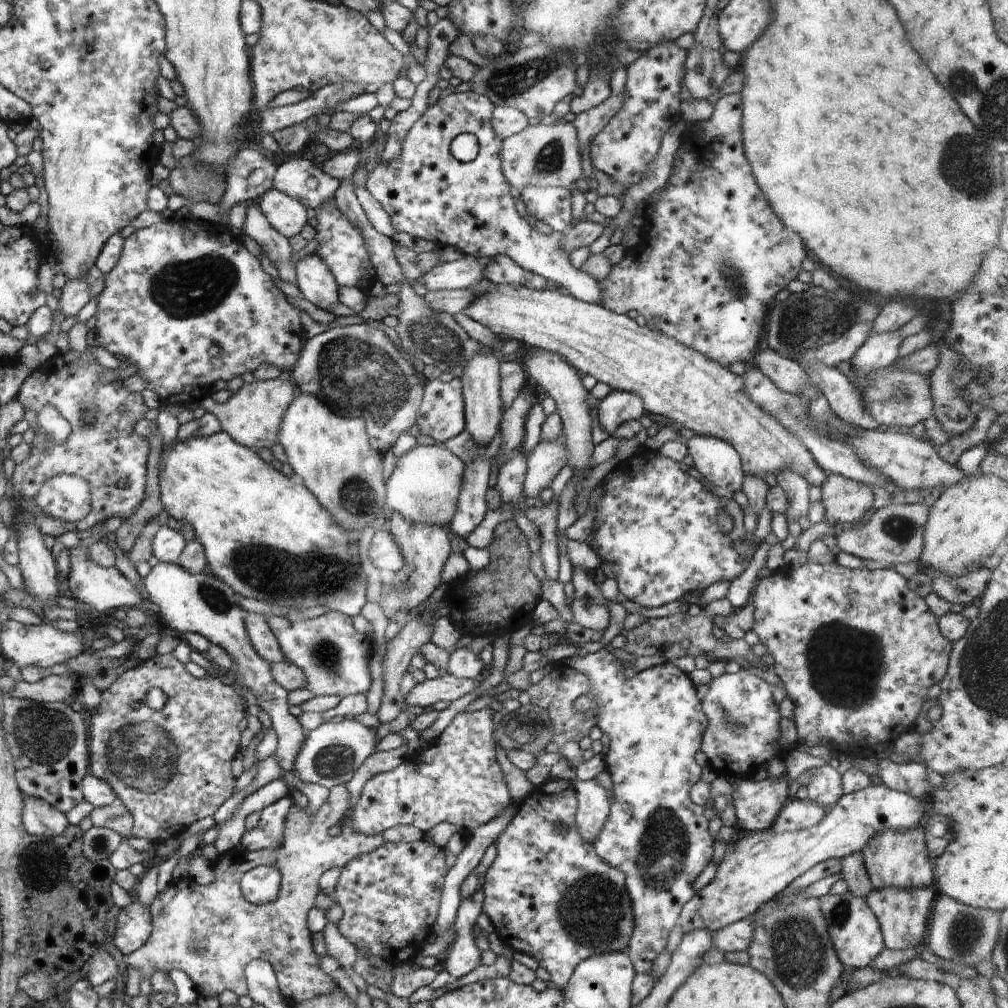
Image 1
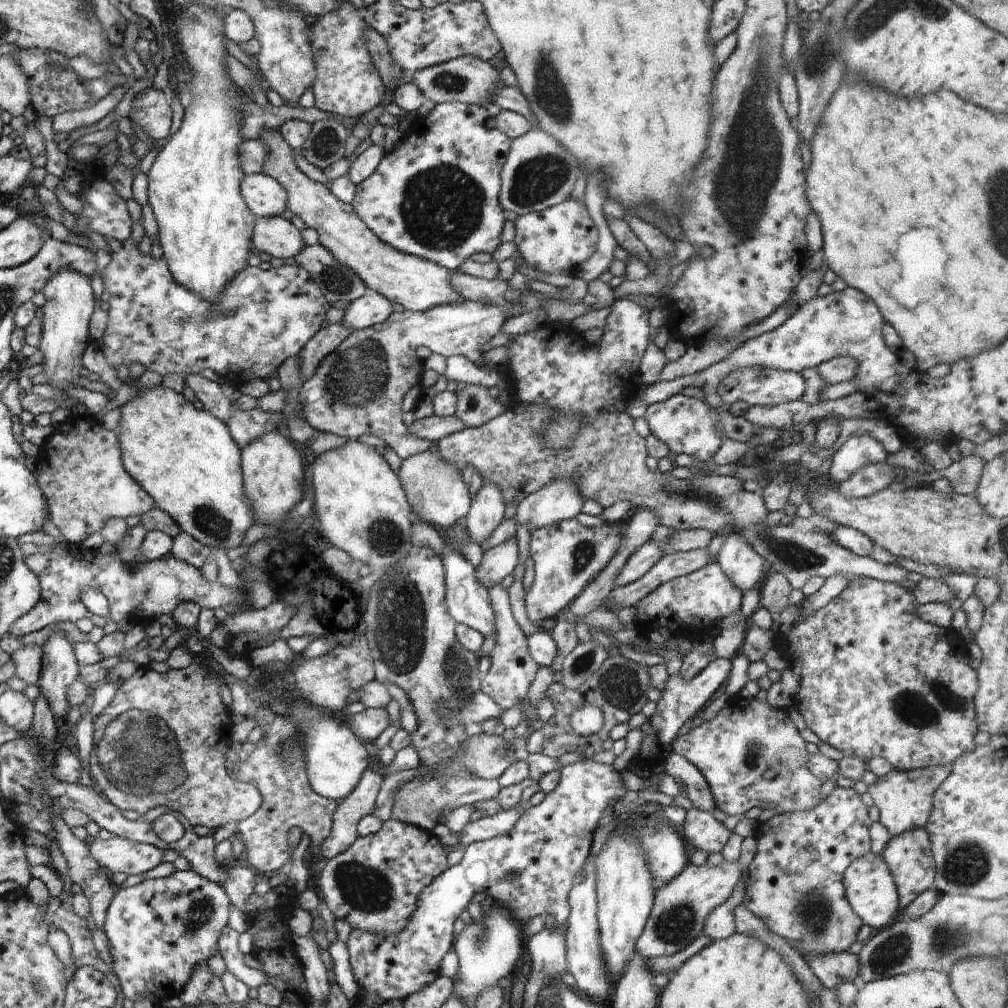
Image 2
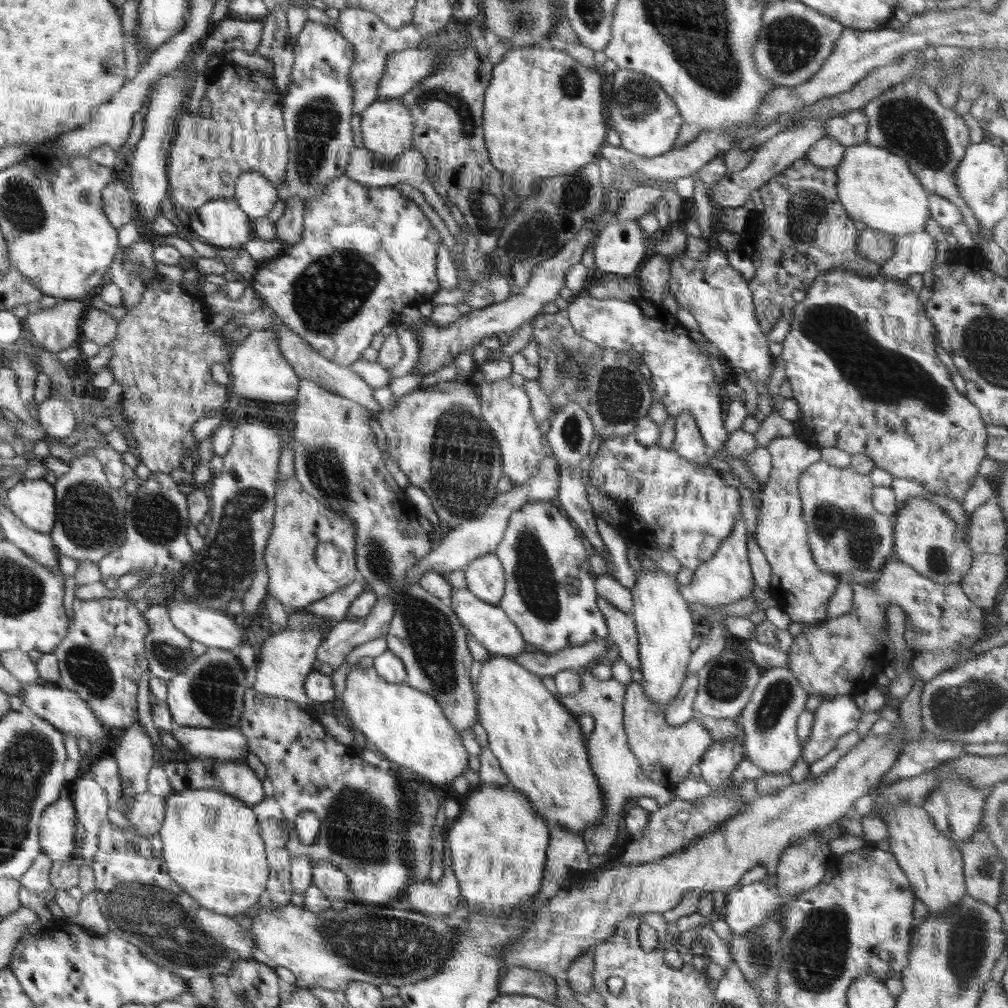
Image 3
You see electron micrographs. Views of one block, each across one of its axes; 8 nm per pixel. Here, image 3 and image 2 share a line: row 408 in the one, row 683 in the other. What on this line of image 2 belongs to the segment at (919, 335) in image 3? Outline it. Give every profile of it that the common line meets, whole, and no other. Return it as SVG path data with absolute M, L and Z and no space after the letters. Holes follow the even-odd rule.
M864 578L854 580L838 595L835 596L824 608L811 615L802 616L788 634L790 654L794 660L802 662L800 674L800 690L795 697L793 708L804 718L806 726L817 742L822 742L842 751L844 755L854 755L868 762L874 757L884 757L894 769L909 771L920 767L942 766L952 764L962 754L970 754L975 748L975 734L977 729L977 716L975 715L974 697L979 682L977 670L972 669L966 657L964 640L956 634L956 646L948 640L948 629L937 627L935 624L924 622L917 615L917 606L911 588L903 588L898 583L885 583L876 579Z

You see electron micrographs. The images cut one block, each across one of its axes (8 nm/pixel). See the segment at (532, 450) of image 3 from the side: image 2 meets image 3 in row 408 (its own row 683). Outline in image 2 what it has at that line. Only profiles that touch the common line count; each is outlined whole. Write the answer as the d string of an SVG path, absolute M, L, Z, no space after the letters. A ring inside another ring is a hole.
M493 586L489 591L490 602L495 614L496 632L495 647L489 654L491 666L481 677L481 691L492 697L494 702L503 706L504 710L520 705L527 697L529 686L540 668L533 661L529 653L529 646L525 634L513 617L509 603L509 594L500 586Z

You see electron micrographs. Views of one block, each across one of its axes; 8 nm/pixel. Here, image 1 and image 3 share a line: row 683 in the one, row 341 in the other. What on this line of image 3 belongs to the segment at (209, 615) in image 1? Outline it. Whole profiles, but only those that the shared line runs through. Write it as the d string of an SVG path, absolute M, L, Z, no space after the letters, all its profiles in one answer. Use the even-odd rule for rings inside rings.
M252 330L250 335L232 351L228 370L231 377L229 392L232 399L246 397L288 404L295 401L298 396L300 377L280 352L278 338L270 330Z

